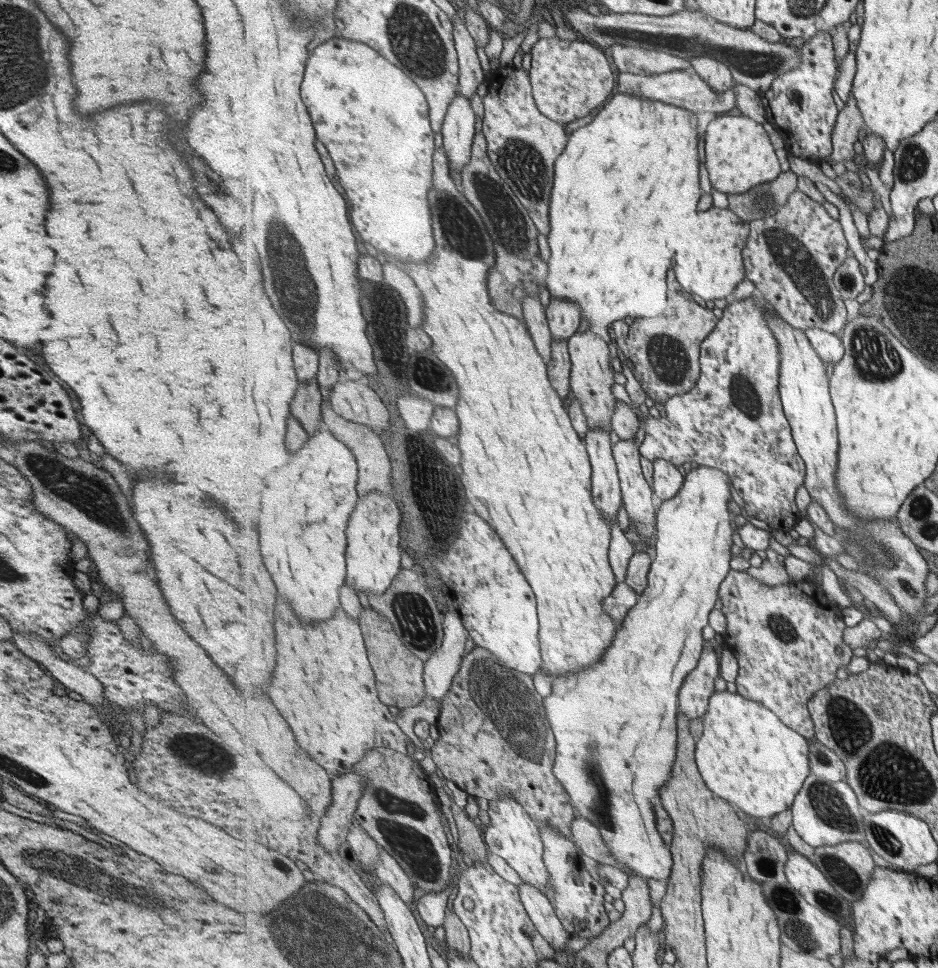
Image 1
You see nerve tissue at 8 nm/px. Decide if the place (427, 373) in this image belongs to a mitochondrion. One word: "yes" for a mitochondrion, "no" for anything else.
yes

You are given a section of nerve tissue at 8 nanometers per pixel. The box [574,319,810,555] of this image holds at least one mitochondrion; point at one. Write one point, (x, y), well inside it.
(671, 363)

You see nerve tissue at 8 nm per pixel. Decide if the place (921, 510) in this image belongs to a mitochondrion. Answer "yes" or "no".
yes

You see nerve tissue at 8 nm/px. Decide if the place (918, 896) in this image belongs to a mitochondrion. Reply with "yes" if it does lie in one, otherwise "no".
no

